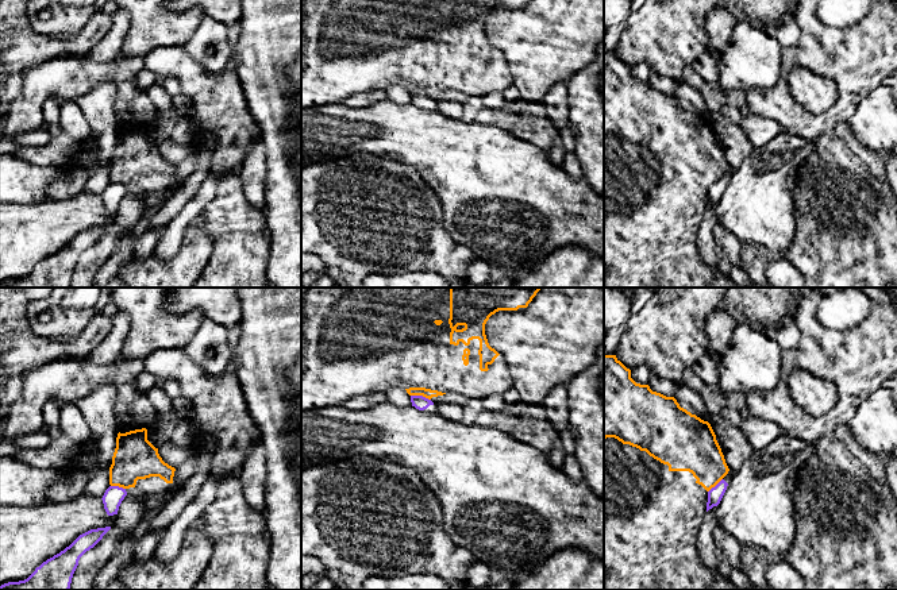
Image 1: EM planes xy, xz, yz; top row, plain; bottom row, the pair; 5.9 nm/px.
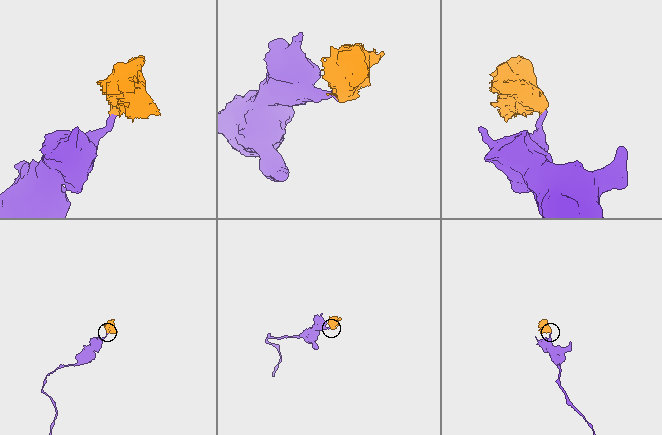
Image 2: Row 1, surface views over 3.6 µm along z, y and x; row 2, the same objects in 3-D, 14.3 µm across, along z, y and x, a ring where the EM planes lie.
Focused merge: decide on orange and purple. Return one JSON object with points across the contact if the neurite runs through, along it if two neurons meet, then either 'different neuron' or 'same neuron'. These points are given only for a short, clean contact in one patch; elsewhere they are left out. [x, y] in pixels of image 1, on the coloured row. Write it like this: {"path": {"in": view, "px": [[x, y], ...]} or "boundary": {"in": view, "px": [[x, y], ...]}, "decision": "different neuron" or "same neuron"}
{"boundary": {"in": "xz", "px": [[411, 394], [422, 394], [430, 400]]}, "decision": "different neuron"}

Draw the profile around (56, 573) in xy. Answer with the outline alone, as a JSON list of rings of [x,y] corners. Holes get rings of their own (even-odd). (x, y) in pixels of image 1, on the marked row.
[[[97,528],[80,535],[69,547],[36,567],[27,579],[4,583],[0,590],[69,590],[80,558],[109,529]]]

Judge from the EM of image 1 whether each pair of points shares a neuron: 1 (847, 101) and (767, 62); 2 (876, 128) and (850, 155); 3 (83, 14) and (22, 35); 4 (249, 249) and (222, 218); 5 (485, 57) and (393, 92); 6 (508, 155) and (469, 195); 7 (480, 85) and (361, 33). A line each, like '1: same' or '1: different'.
1: different
2: different
3: different
4: same
5: different
6: same
7: same

